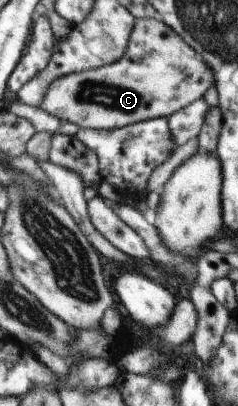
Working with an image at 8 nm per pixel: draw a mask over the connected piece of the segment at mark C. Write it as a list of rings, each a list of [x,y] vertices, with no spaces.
[[[146,17],[146,19],[136,19],[128,49],[120,61],[94,70],[74,72],[56,79],[48,87],[44,99],[35,104],[40,109],[44,109],[48,115],[54,115],[62,121],[70,121],[80,128],[113,130],[149,119],[170,117],[176,111],[203,98],[204,93],[214,85],[214,81],[216,81],[214,71],[202,59],[200,53],[194,51],[174,29],[170,29],[161,19]]]

